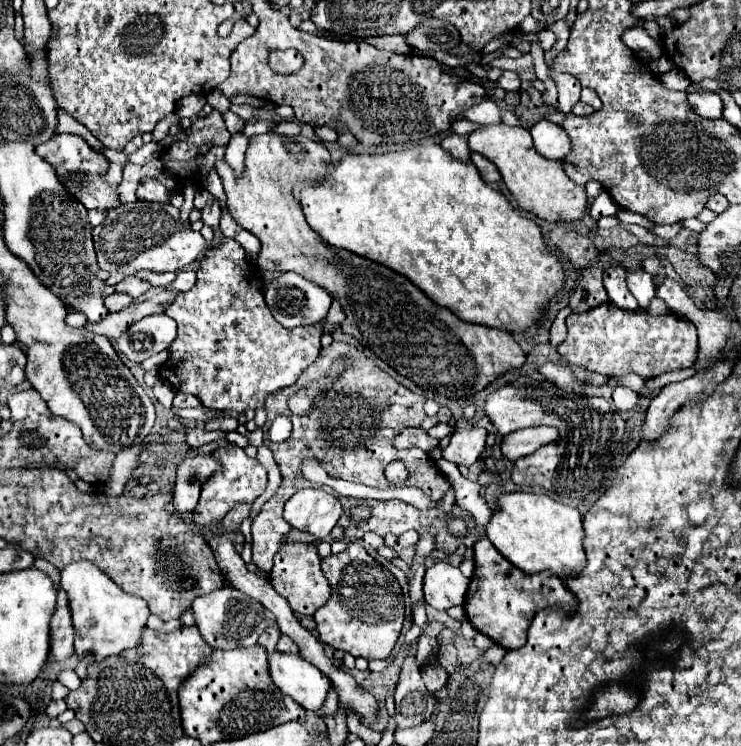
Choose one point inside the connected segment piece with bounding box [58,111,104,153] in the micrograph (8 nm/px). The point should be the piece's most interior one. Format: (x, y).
(67, 125)

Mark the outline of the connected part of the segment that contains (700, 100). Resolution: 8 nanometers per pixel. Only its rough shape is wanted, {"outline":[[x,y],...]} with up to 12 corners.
{"outline":[[710,91],[686,93],[704,119],[722,117],[722,99]]}

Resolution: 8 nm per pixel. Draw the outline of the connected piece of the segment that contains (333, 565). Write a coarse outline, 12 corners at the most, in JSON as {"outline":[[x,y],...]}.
{"outline":[[360,543],[322,559],[320,641],[386,659],[402,629],[396,577]]}

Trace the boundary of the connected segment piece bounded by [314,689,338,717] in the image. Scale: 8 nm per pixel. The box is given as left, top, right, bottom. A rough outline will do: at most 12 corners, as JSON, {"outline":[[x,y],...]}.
{"outline":[[330,689],[316,717],[328,717],[338,711],[338,695]]}

